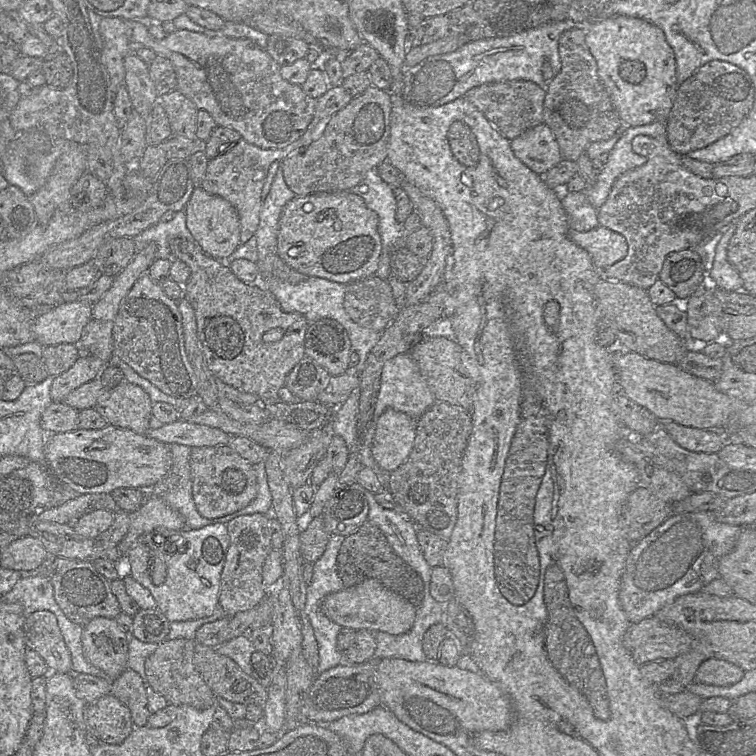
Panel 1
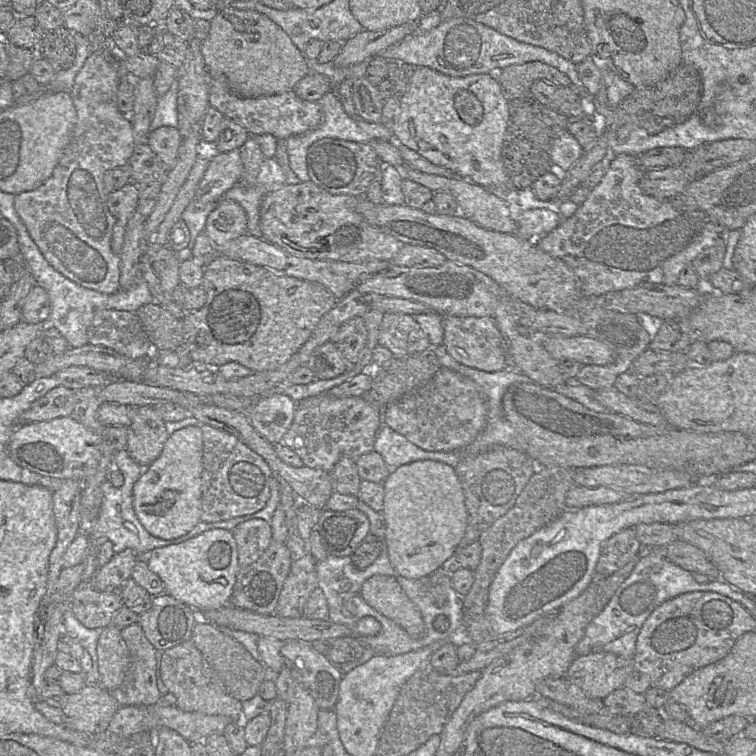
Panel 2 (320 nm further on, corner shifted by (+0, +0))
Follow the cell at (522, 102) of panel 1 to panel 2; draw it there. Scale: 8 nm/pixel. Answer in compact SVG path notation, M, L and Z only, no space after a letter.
M541 61L507 66L496 73L495 79L500 84L507 101L533 99L531 86L536 80L544 80L554 85L571 86L571 81L565 73Z

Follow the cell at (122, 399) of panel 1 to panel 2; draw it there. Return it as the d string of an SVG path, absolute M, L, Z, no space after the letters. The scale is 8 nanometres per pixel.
M134 406L126 429L130 457L143 468L148 467L159 457L169 437L164 420L155 407Z

